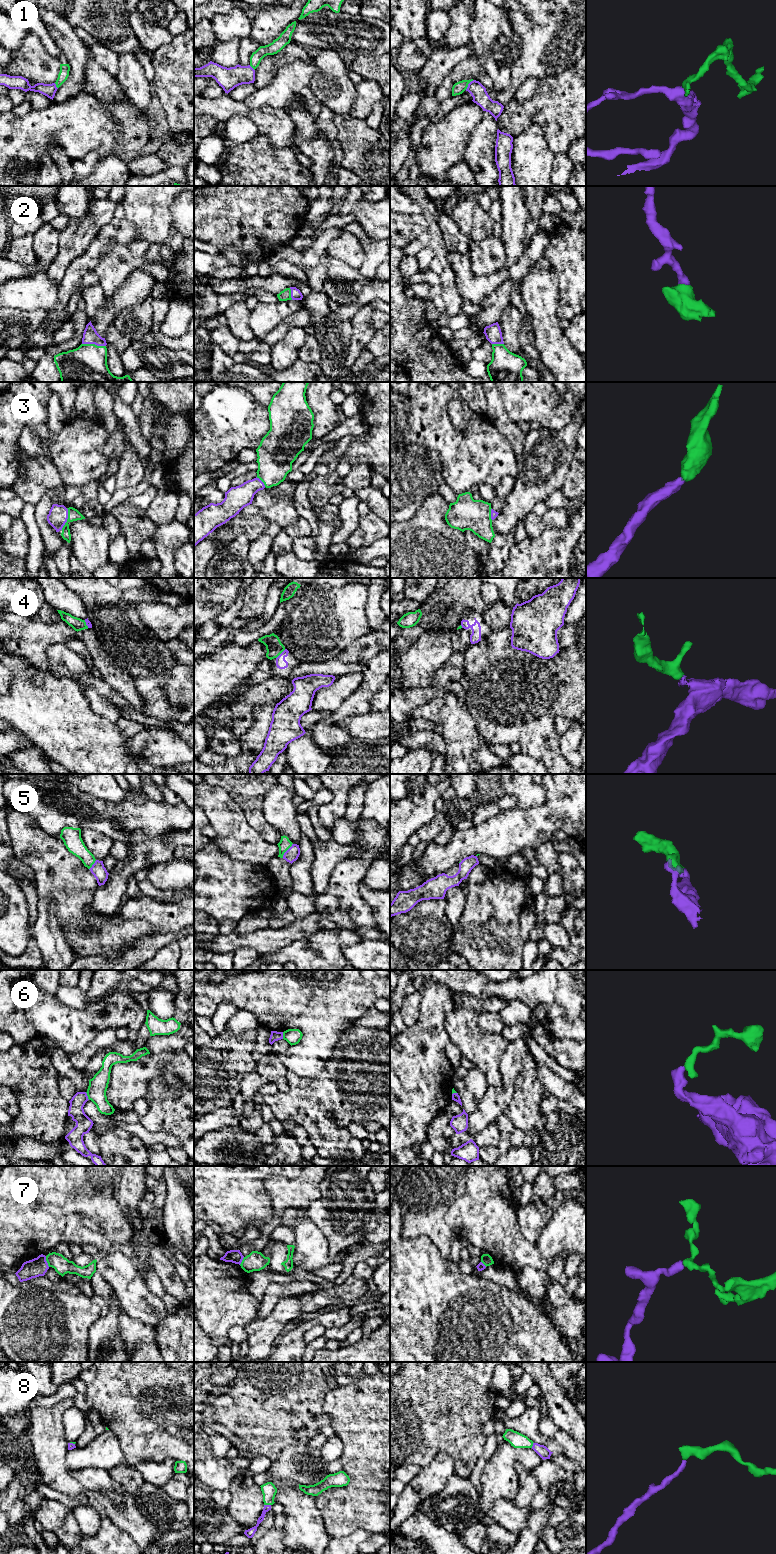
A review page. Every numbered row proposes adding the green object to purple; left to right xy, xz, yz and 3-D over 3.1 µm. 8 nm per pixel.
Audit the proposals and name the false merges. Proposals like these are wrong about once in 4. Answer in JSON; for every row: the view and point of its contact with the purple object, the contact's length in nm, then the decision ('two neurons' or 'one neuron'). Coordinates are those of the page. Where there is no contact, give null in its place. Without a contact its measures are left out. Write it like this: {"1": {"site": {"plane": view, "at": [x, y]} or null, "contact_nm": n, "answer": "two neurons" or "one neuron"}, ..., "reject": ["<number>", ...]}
{"1": {"site": {"plane": "yz", "at": [468, 84]}, "contact_nm": 100, "answer": "two neurons"}, "2": {"site": {"plane": "xy", "at": [94, 343]}, "contact_nm": 190, "answer": "one neuron"}, "3": {"site": {"plane": "xy", "at": [67, 518]}, "contact_nm": 180, "answer": "one neuron"}, "4": {"site": {"plane": "xz", "at": [280, 654]}, "contact_nm": 110, "answer": "two neurons"}, "5": {"site": {"plane": "xz", "at": [287, 850]}, "contact_nm": 150, "answer": "one neuron"}, "6": {"site": {"plane": "xy", "at": [87, 1096]}, "contact_nm": 70, "answer": "two neurons"}, "7": {"site": {"plane": "xy", "at": [46, 1261]}, "contact_nm": 90, "answer": "two neurons"}, "8": {"site": {"plane": "xz", "at": [267, 1505]}, "contact_nm": 60, "answer": "one neuron"}, "reject": ["1", "4", "6", "7"]}

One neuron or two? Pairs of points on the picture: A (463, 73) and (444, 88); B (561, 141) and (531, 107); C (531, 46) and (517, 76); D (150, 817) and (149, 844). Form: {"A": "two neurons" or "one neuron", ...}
{"A": "one neuron", "B": "one neuron", "C": "one neuron", "D": "two neurons"}

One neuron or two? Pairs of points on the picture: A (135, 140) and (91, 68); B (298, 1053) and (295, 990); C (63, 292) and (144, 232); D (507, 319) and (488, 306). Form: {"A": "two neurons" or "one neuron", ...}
{"A": "two neurons", "B": "one neuron", "C": "two neurons", "D": "two neurons"}

